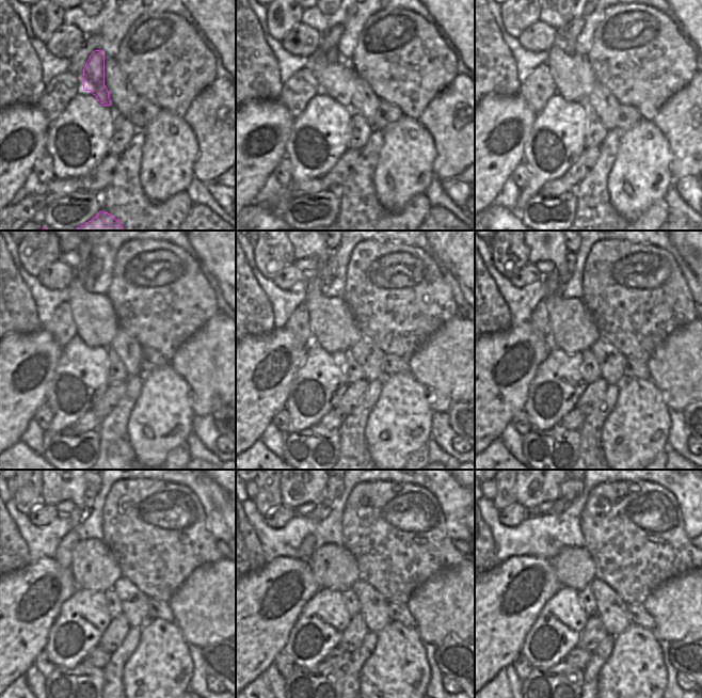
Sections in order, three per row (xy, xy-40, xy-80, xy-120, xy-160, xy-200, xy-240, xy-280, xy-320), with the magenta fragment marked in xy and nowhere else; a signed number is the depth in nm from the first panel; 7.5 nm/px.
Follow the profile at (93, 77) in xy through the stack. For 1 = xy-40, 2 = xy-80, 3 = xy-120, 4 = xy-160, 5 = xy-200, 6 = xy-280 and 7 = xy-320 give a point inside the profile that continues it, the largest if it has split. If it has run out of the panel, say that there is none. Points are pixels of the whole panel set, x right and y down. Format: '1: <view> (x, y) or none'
1: xy-40 (333, 56)
2: xy-80 (568, 46)
3: xy-120 (82, 271)
4: xy-160 (319, 252)
5: xy-200 (555, 252)
6: xy-280 (296, 491)
7: xy-320 (531, 491)

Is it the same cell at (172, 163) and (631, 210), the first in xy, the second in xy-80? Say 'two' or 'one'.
one

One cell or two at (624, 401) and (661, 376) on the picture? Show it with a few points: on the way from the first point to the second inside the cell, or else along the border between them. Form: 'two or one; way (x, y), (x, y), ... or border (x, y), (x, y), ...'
two; border (650, 379), (660, 393), (665, 403)

